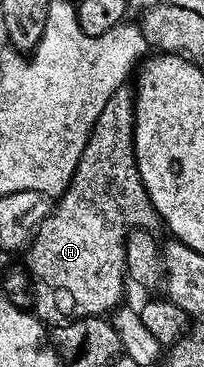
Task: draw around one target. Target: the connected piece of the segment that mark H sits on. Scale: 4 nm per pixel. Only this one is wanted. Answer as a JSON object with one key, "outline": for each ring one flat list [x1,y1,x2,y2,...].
{"outline":[[123,86,119,90,115,90,111,94,111,98,107,98,107,106,103,106,103,110,99,110,99,118,95,118,93,128,89,132,89,140,85,144,85,149,81,155,79,166,75,170,75,174,71,178,69,187,65,193,52,205,49,216,42,224,37,227,37,235,33,237,28,249,29,255,29,272,33,275,33,288,37,291,37,308,35,307,35,315,38,320,49,326,61,326,66,322,72,322,83,318,84,316,105,316,112,313,114,309,122,303,121,291,127,287,127,275,125,266,125,234,130,226,139,228,152,229,155,224,155,213,153,203,147,194,147,190,143,186,143,178,137,169,137,159,135,158,135,146,133,145,133,97,134,89,129,86]]}

